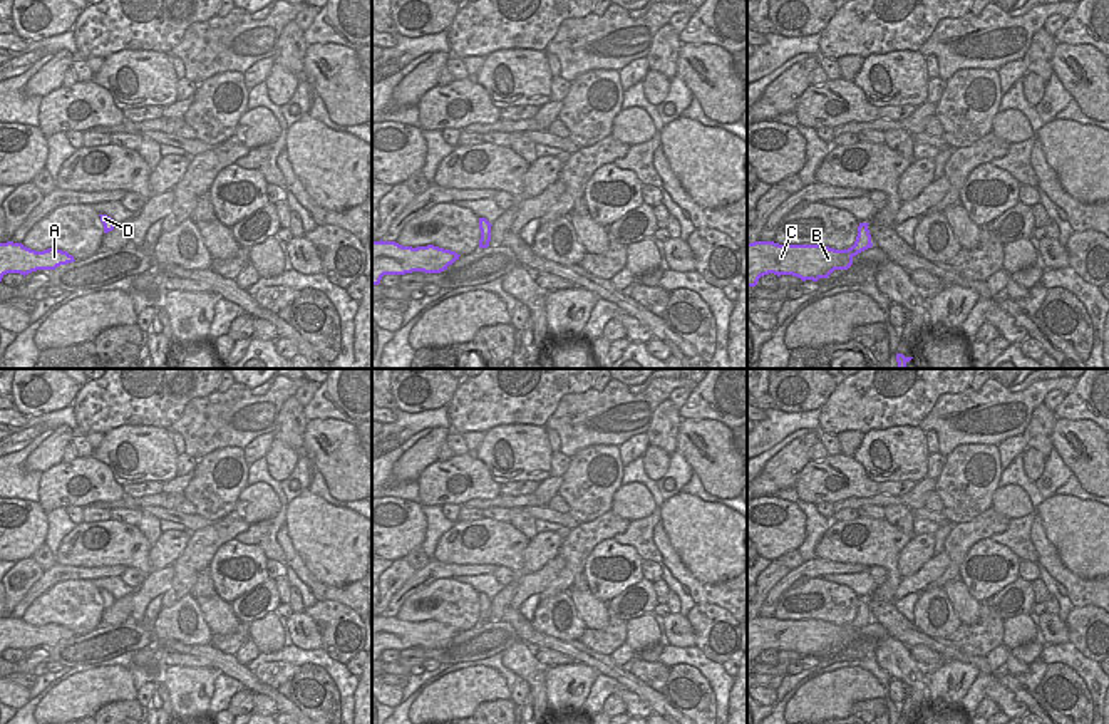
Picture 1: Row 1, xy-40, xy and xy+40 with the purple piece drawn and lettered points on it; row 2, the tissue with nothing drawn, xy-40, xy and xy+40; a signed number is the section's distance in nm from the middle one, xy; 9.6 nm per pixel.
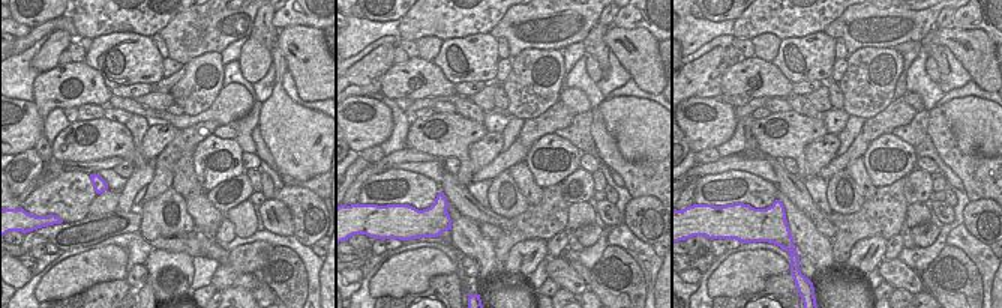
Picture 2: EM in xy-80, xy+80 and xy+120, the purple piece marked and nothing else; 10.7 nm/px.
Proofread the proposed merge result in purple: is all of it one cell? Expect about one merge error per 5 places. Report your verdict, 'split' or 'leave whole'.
leave whole

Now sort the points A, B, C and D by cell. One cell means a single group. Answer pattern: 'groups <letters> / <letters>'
groups A B C D

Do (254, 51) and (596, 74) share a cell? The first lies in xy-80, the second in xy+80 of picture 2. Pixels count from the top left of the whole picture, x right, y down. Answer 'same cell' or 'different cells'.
same cell

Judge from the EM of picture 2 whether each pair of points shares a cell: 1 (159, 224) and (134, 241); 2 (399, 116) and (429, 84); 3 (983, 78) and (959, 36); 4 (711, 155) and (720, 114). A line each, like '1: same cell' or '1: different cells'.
1: different cells
2: different cells
3: same cell
4: different cells

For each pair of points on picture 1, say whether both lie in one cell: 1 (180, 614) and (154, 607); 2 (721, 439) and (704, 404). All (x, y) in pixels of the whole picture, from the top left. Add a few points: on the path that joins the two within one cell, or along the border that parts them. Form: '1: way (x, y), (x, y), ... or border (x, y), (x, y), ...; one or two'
1: border (163, 609), (153, 622); two
2: border (682, 418), (714, 418), (729, 428); two

